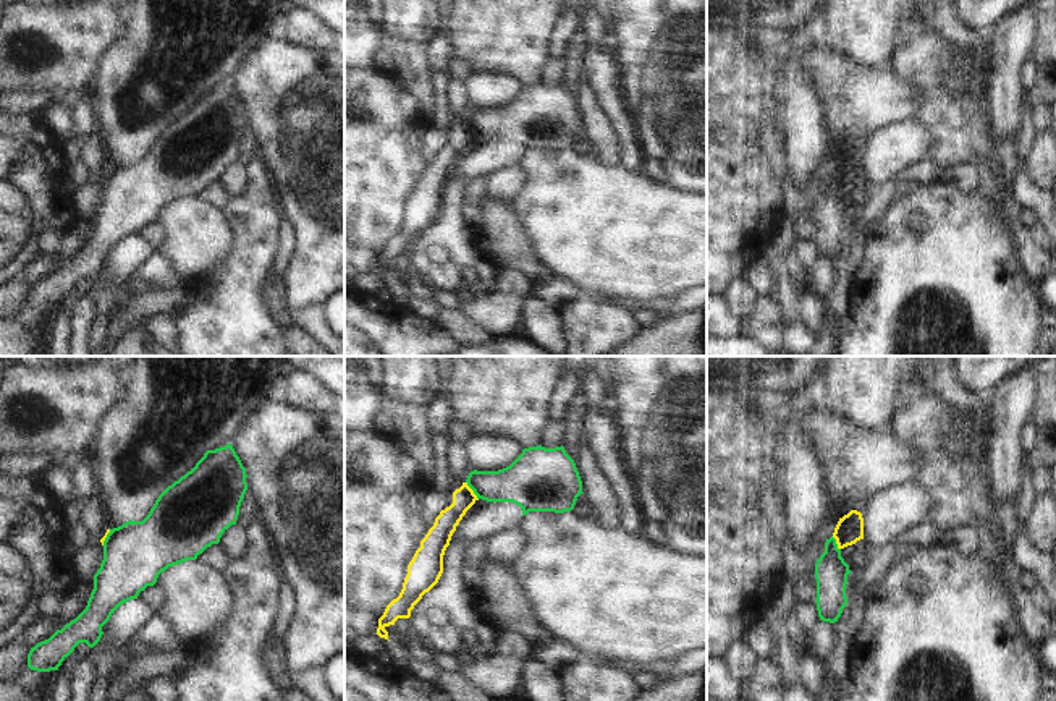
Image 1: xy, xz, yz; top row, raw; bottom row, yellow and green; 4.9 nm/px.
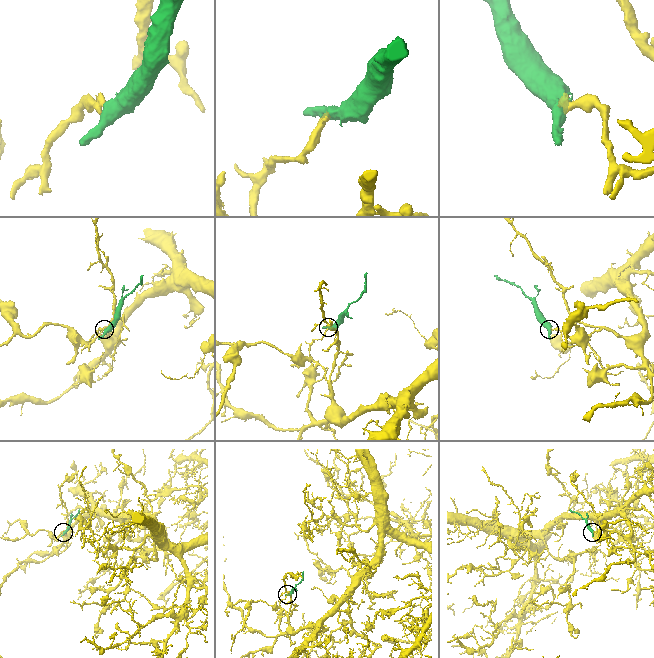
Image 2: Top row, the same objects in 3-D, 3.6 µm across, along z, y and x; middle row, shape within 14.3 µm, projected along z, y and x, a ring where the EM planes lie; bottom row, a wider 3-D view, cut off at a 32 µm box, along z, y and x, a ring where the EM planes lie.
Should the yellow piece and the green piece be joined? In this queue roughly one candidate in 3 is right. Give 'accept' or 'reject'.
reject

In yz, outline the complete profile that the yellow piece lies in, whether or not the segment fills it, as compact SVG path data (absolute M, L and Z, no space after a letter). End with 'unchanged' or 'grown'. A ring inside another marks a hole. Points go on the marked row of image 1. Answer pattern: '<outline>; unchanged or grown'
M851 510L847 515L839 518L833 537L836 539L838 549L844 549L864 539L862 513L857 510Z; unchanged

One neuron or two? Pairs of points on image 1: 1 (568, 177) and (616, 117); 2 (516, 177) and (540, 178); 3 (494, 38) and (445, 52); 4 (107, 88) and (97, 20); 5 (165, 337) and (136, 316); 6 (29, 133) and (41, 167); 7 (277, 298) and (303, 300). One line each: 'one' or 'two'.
1: two
2: two
3: two
4: two
5: two
6: one
7: two

